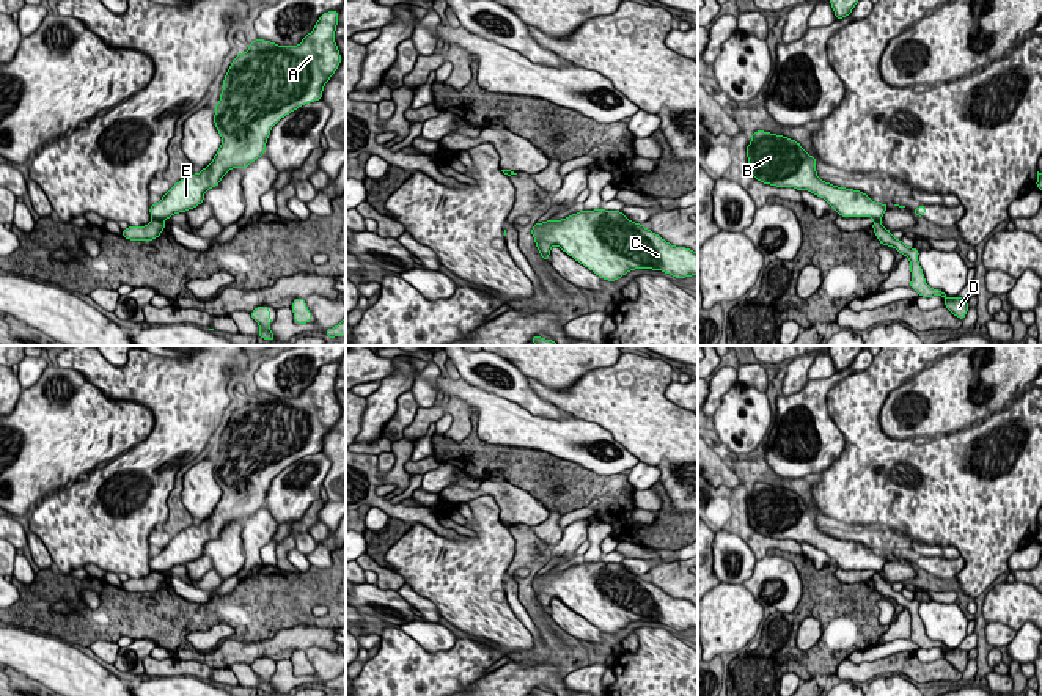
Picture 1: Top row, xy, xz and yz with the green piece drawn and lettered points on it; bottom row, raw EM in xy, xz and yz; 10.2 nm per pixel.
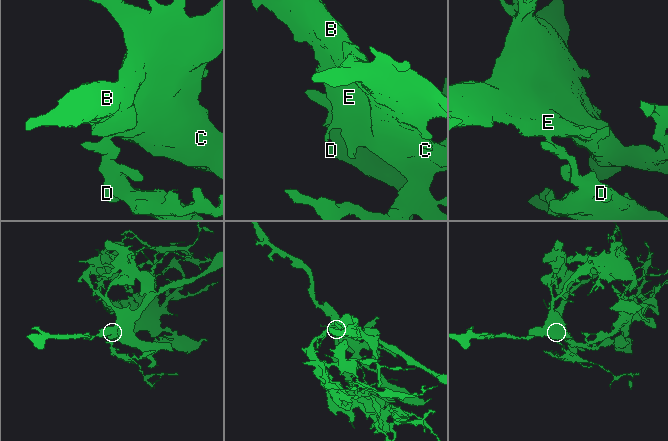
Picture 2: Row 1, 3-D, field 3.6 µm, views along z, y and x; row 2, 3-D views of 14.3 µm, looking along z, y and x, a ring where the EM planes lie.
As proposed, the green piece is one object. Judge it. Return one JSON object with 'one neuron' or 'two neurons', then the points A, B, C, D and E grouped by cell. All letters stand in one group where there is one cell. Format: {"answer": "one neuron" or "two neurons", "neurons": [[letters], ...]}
{"answer": "two neurons", "neurons": [["A", "B", "C", "E"], ["D"]]}

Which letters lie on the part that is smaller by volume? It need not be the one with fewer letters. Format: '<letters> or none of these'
D

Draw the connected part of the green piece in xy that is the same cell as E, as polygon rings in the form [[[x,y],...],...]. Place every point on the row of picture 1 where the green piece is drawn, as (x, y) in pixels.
[[[338,9],[321,14],[313,31],[297,46],[278,46],[258,38],[248,44],[245,53],[237,53],[223,79],[220,101],[214,107],[214,124],[222,135],[222,145],[206,168],[178,181],[159,203],[149,206],[154,220],[167,220],[200,206],[204,201],[204,192],[217,187],[229,170],[247,168],[264,156],[270,130],[281,118],[305,104],[322,99],[324,85],[341,64],[341,53],[335,42],[338,14]]]

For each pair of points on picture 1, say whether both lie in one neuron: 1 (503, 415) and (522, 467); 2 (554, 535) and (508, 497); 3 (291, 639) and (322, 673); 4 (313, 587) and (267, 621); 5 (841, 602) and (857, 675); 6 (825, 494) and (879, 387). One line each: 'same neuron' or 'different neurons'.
1: different neurons
2: same neuron
3: different neurons
4: same neuron
5: different neurons
6: same neuron

